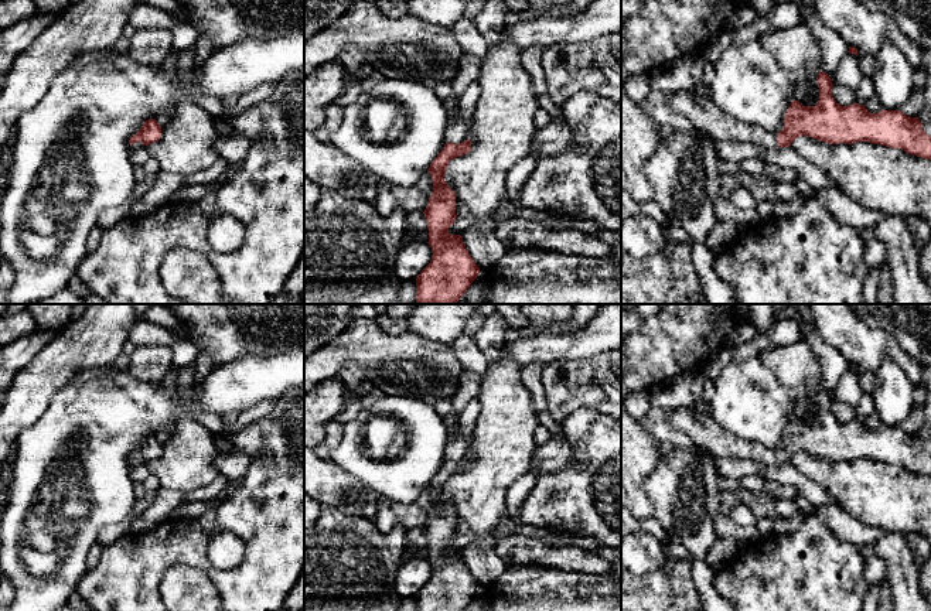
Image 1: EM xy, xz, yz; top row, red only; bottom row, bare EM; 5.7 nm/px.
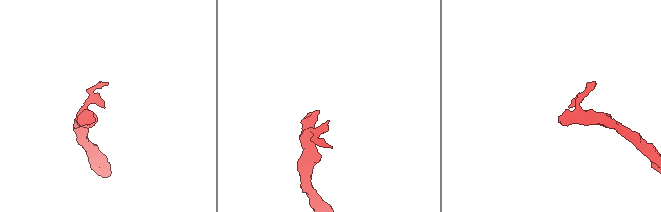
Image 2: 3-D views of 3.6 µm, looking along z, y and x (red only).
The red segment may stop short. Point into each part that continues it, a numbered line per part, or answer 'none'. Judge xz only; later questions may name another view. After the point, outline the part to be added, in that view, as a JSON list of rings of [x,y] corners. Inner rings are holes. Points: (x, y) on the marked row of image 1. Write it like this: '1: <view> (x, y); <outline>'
1: xz (457, 130); [[[460,100],[454,102],[453,115],[449,116],[449,124],[444,132],[446,143],[458,144],[470,139],[473,120],[467,122],[460,109]]]

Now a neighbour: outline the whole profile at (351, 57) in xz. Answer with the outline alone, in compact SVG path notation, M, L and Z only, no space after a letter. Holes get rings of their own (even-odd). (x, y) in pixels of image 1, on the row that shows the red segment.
M348 44L337 57L337 61L347 69L349 75L354 75L362 64L366 62L366 54L355 44Z

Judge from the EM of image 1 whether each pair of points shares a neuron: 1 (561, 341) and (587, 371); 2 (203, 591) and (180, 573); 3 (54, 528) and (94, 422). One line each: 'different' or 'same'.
1: different
2: same
3: same

